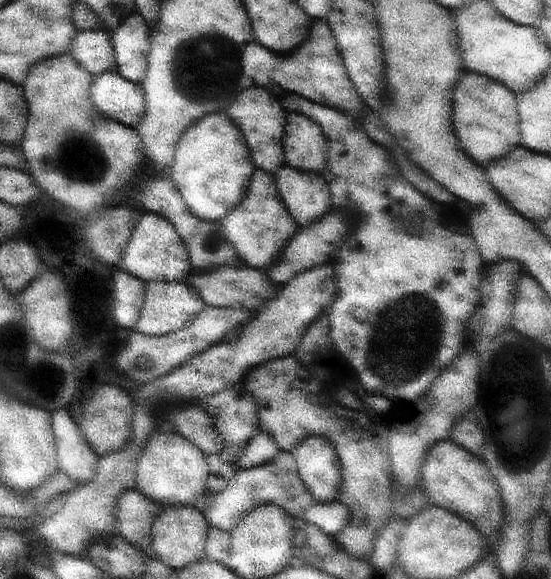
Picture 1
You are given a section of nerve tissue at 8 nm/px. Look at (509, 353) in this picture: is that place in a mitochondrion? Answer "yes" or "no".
yes

